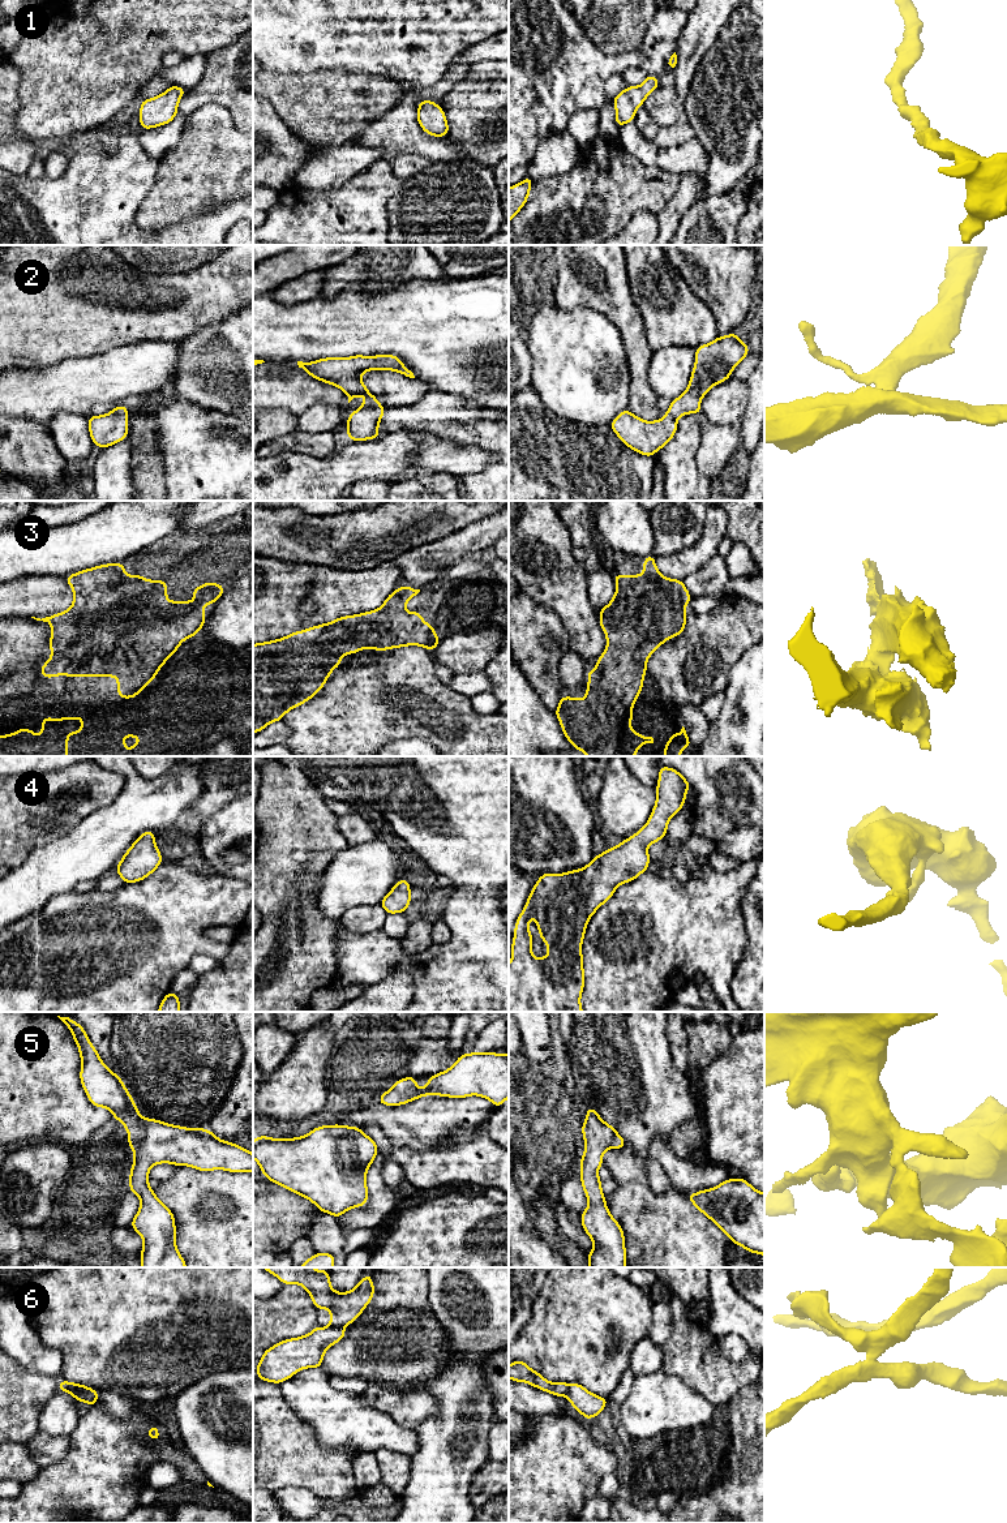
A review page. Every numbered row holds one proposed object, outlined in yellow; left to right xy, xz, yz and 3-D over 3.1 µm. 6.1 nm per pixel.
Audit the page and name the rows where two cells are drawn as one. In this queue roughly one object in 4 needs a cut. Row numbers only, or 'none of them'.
6

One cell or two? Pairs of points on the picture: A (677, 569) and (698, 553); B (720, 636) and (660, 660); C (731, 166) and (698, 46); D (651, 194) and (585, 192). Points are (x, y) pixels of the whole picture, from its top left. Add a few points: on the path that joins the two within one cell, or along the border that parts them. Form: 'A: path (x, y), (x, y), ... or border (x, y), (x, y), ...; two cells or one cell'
A: path (682, 565), (693, 558); one cell
B: path (706, 639), (702, 639), (678, 660), (675, 660); one cell
C: border (719, 33), (715, 43), (701, 59), (689, 86); two cells
D: path (634, 192), (601, 192); one cell

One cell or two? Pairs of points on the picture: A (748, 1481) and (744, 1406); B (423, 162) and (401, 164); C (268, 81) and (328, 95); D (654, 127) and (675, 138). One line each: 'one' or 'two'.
A: one
B: one
C: one
D: one

